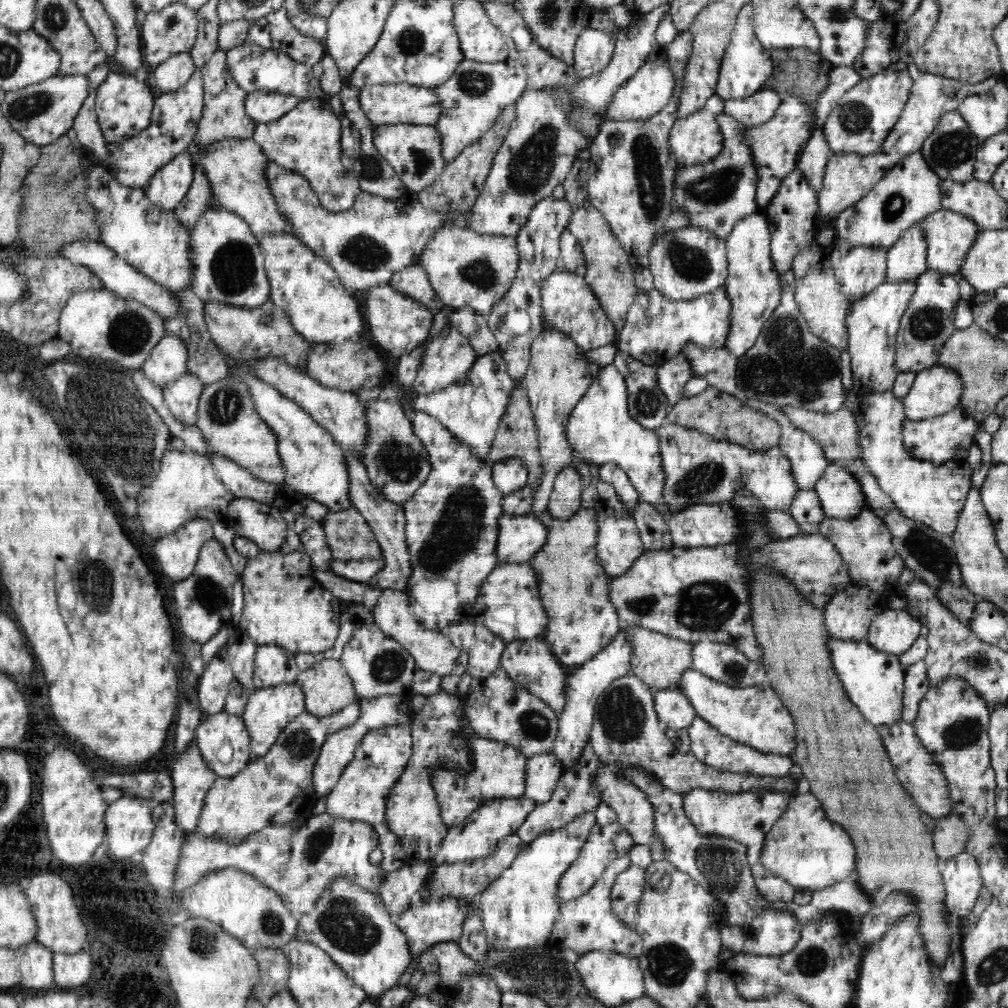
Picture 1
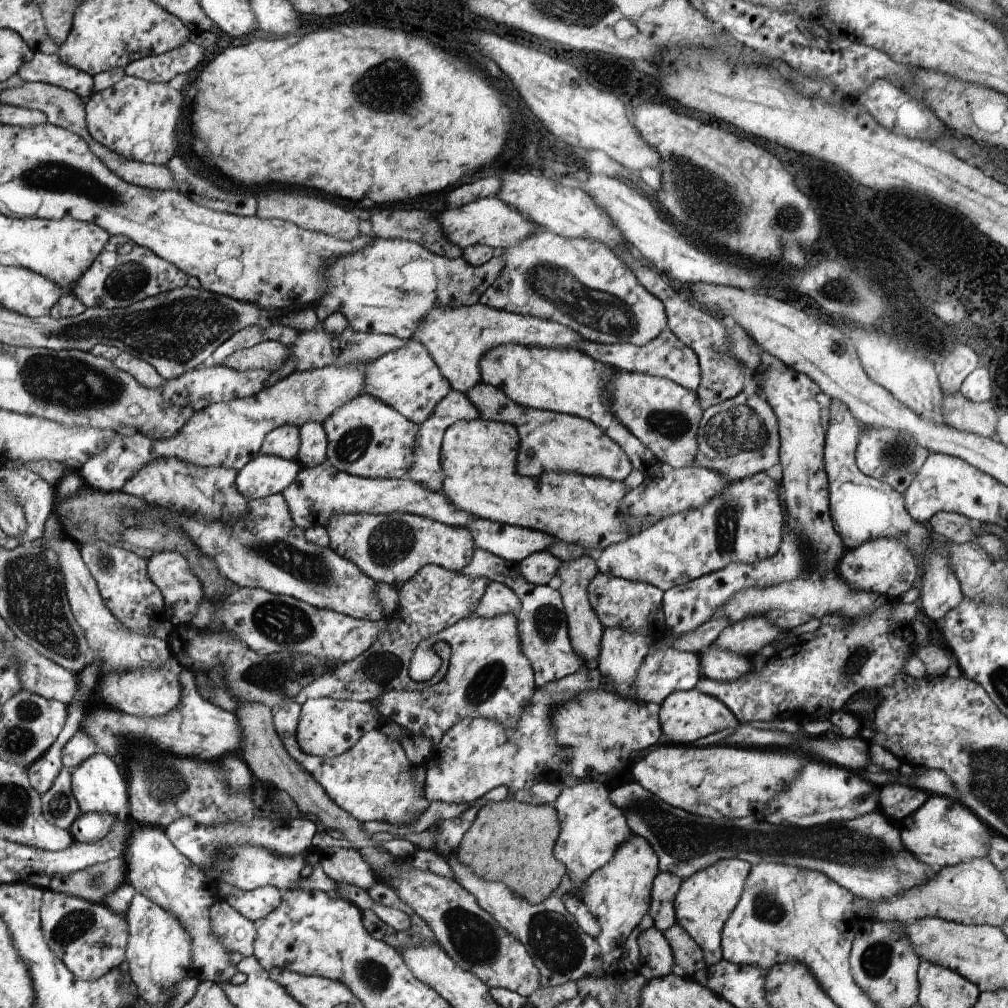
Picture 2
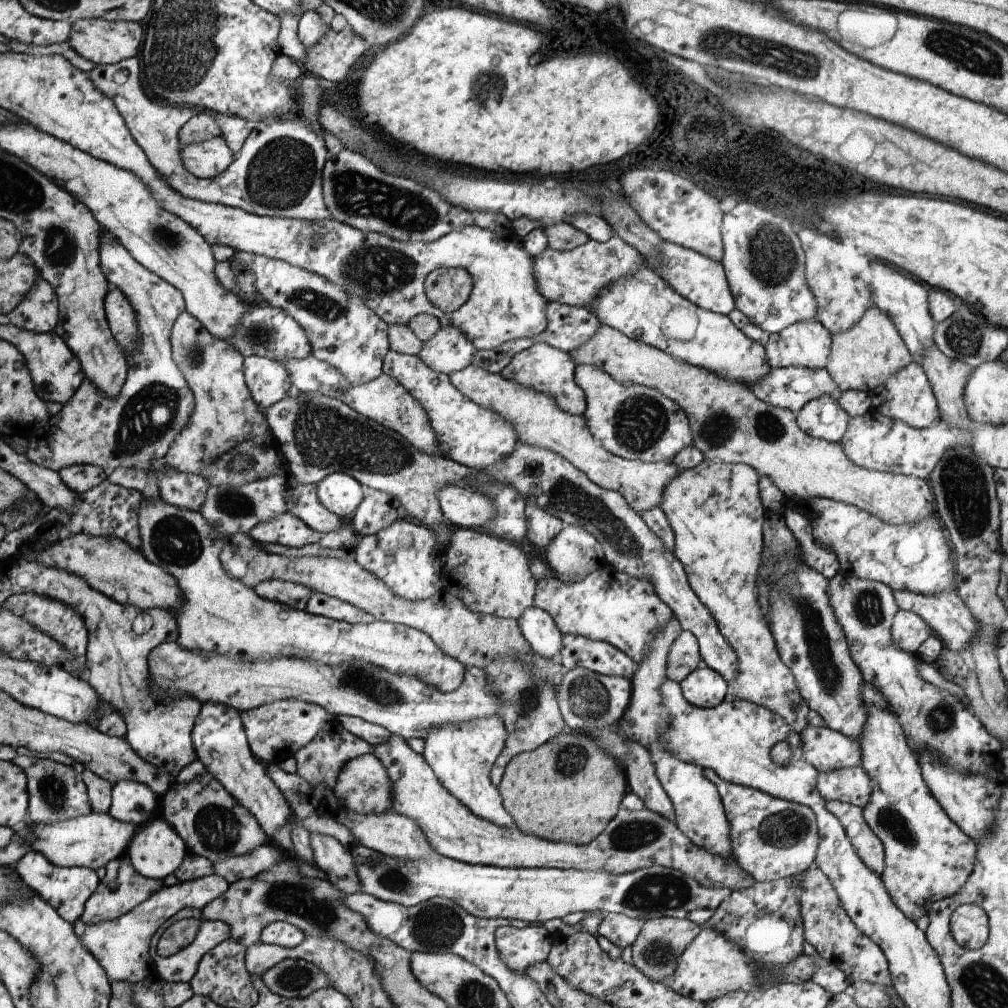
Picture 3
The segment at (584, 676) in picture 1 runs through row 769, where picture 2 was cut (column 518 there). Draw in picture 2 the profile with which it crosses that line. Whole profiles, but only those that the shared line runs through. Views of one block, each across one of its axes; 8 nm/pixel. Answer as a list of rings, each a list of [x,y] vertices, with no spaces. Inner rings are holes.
[[[547,551],[536,552],[518,562],[519,573],[533,586],[547,585],[557,574],[562,561]]]

